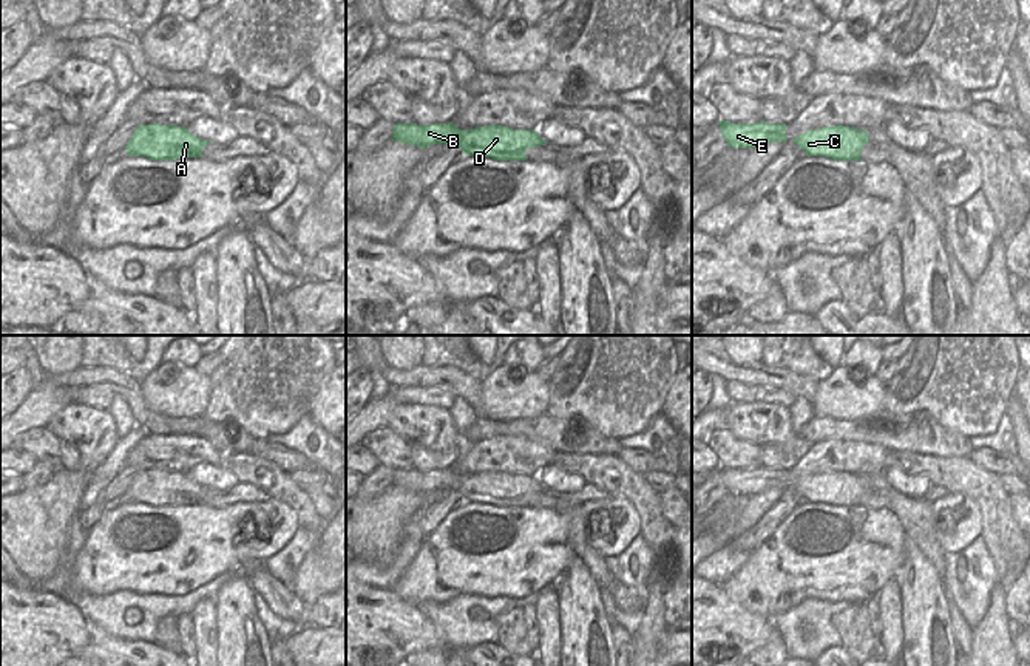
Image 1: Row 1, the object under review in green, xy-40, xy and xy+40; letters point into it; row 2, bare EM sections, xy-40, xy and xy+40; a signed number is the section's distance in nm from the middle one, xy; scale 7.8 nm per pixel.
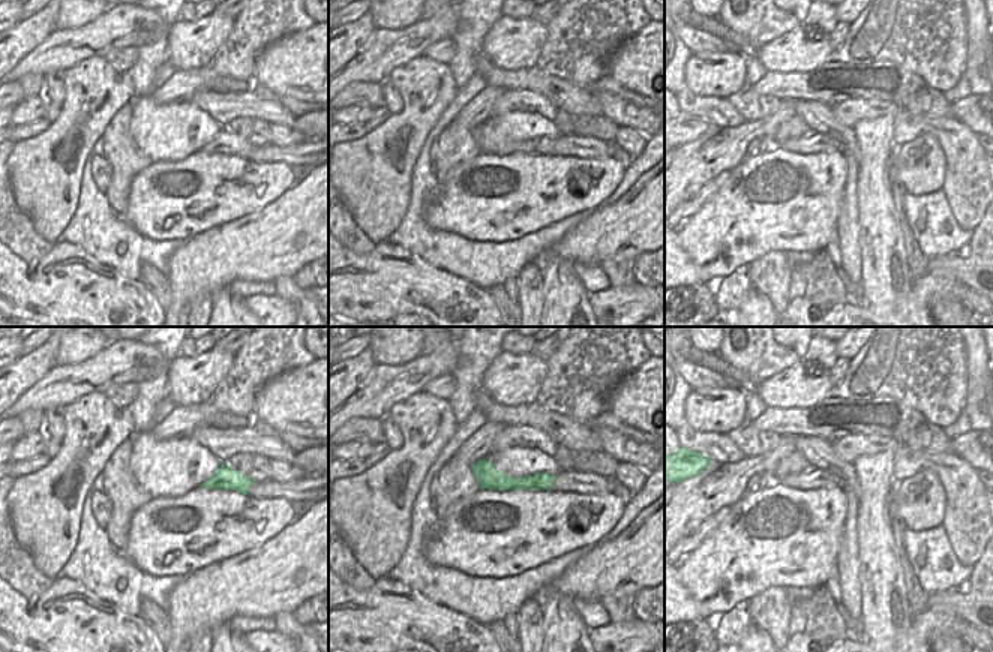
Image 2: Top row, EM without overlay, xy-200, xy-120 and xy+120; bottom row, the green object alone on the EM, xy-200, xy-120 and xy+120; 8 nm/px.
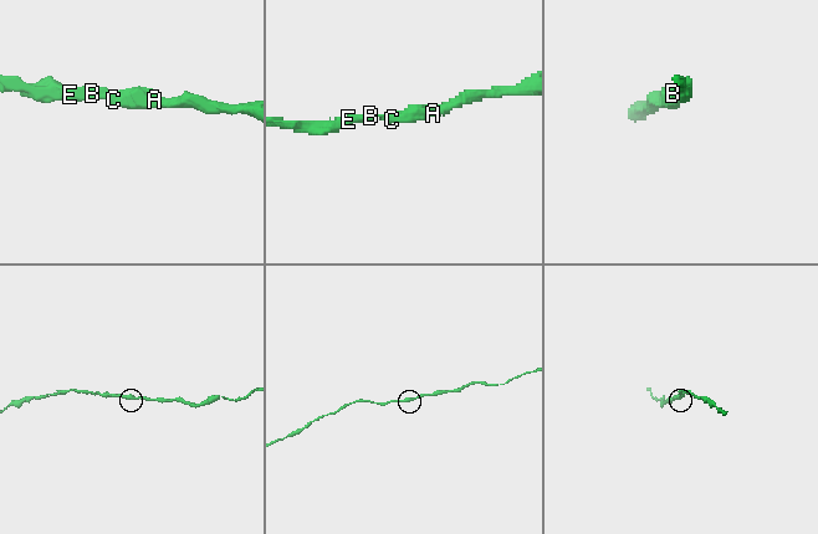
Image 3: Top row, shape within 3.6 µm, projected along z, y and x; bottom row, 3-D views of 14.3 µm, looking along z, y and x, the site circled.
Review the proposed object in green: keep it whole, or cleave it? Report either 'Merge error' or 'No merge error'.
No merge error.

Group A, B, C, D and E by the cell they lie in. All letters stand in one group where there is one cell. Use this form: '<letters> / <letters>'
A B C D E

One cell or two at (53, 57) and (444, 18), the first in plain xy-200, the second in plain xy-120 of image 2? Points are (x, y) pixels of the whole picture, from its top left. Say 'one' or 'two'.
one

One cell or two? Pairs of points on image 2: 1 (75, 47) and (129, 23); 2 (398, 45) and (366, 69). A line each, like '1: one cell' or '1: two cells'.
1: one cell
2: one cell

